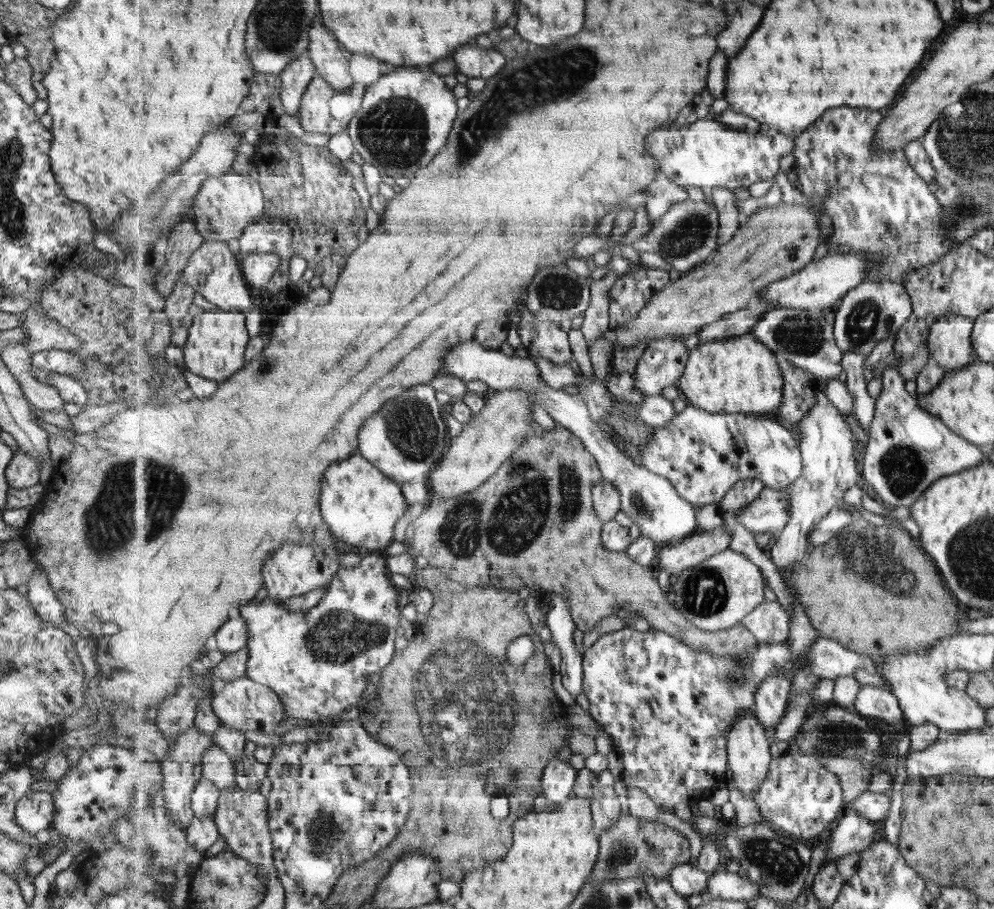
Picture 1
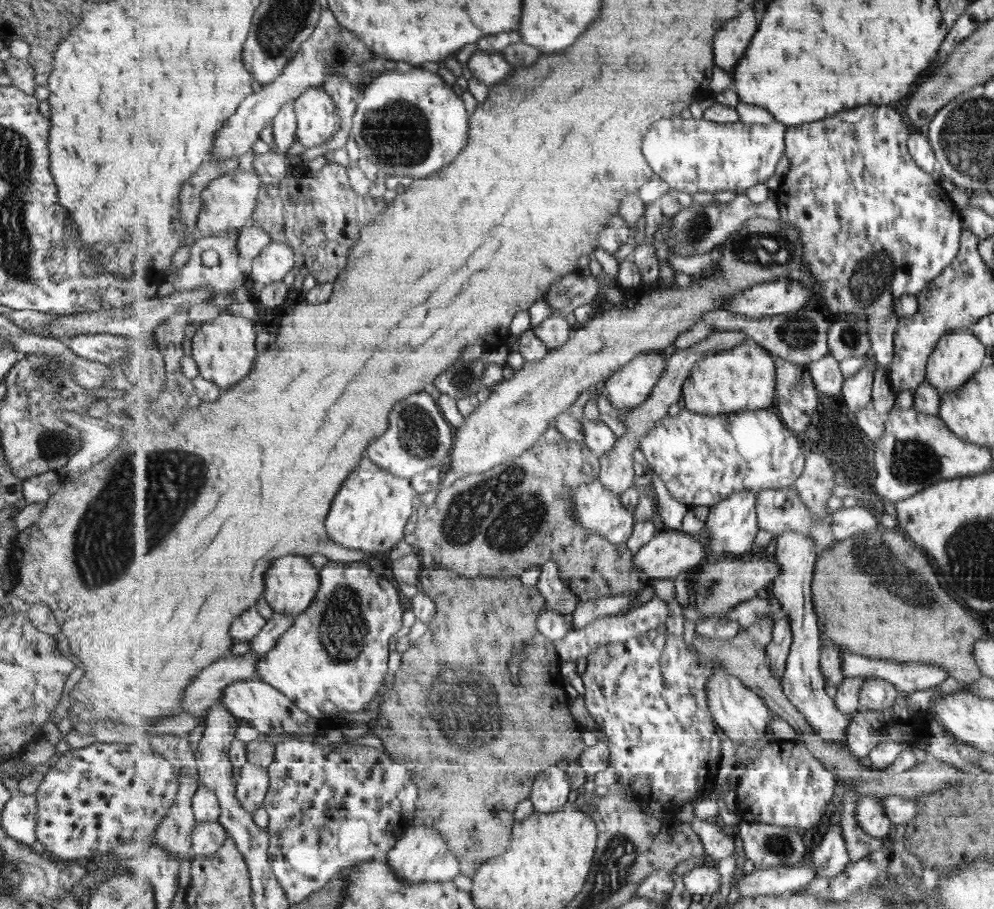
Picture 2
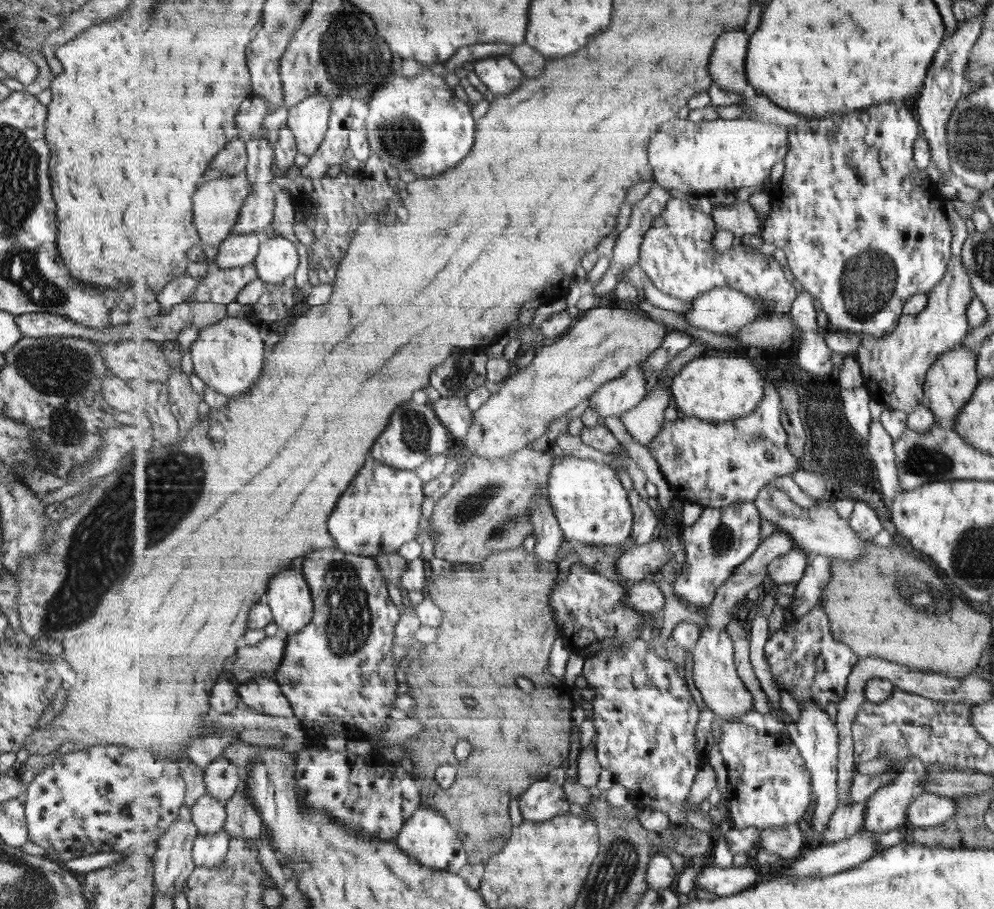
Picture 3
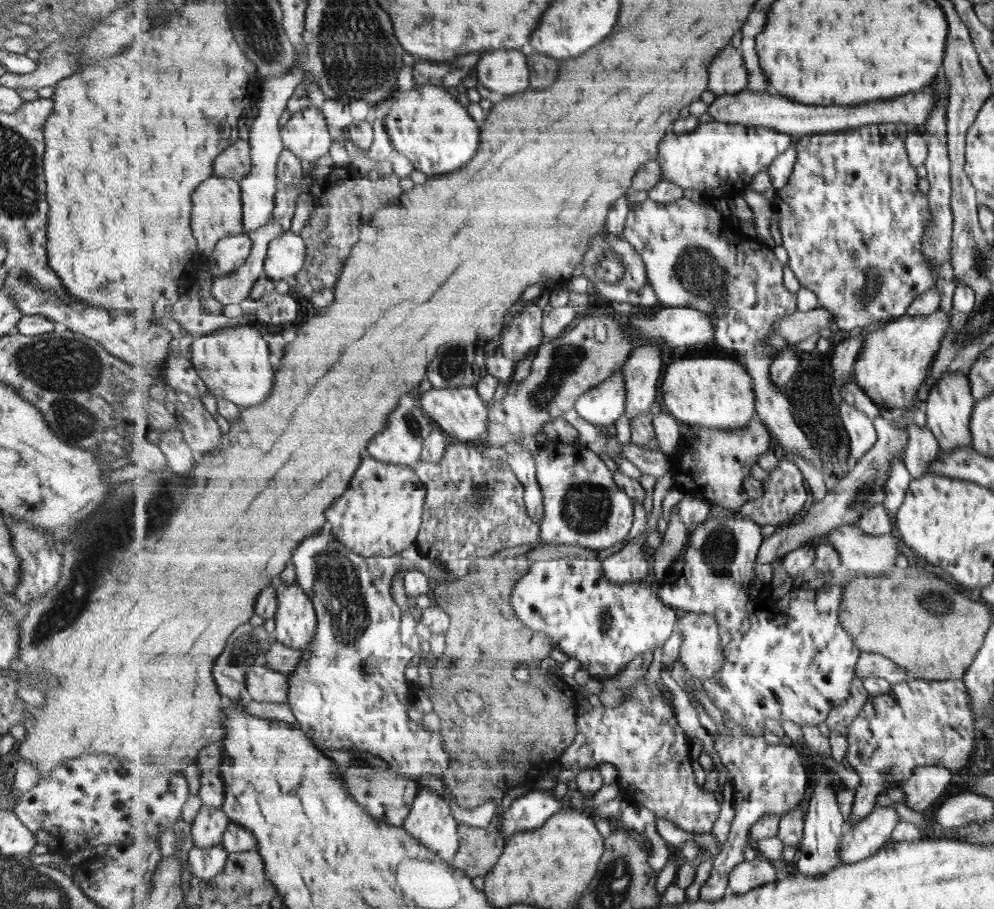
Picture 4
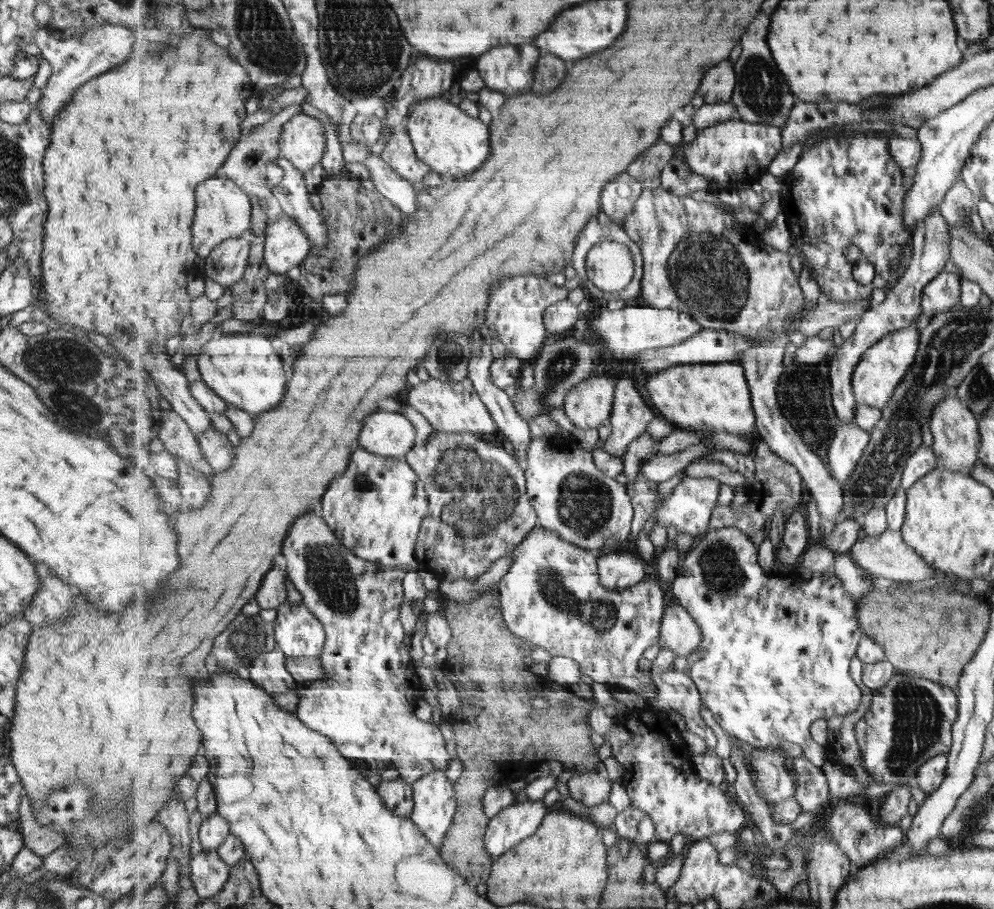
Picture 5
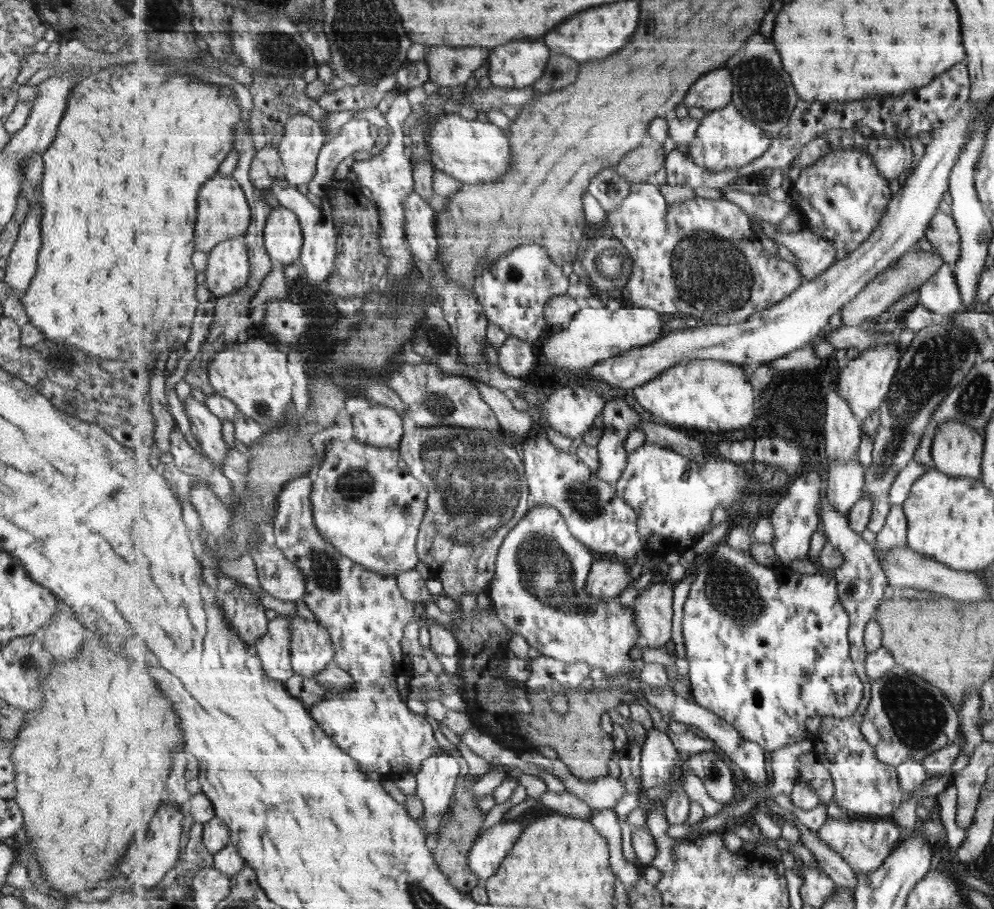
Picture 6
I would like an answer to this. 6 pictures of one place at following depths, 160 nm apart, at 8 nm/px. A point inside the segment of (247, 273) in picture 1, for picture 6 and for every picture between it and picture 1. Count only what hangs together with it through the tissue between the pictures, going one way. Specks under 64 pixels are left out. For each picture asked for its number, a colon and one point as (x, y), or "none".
2: (278, 259)
3: (278, 258)
4: (287, 254)
5: (287, 245)
6: (284, 238)

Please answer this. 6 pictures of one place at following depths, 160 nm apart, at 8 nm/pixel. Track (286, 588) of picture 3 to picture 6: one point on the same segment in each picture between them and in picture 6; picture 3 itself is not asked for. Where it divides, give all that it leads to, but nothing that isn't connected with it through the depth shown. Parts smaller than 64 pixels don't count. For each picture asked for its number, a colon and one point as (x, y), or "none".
4: (296, 623)
5: (298, 631)
6: (312, 647)

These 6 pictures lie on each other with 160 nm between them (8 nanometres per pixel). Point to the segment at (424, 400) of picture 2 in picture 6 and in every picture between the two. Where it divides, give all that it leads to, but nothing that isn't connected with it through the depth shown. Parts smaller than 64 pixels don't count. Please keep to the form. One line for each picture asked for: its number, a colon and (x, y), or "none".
3: (414, 433)
4: (399, 443)
5: (390, 434)
6: (381, 426)

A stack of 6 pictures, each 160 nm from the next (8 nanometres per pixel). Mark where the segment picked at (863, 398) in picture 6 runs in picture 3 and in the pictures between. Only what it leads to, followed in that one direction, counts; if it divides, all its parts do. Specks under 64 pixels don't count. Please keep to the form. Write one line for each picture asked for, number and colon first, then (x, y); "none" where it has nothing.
3: (895, 368)
4: (895, 361)
5: (881, 370)

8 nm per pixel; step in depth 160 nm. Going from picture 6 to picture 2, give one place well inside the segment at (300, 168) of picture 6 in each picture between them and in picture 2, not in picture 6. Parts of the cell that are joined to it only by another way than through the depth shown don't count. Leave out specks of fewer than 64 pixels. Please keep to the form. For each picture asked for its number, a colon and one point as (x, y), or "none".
2: (317, 114)
3: (310, 119)
4: (306, 133)
5: (303, 141)

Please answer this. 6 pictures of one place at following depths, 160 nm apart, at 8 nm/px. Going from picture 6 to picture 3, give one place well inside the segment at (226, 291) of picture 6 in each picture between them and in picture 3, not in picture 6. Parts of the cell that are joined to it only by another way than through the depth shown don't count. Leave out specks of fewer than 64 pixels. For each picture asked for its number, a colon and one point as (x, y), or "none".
3: (235, 251)
4: (232, 252)
5: (226, 265)

